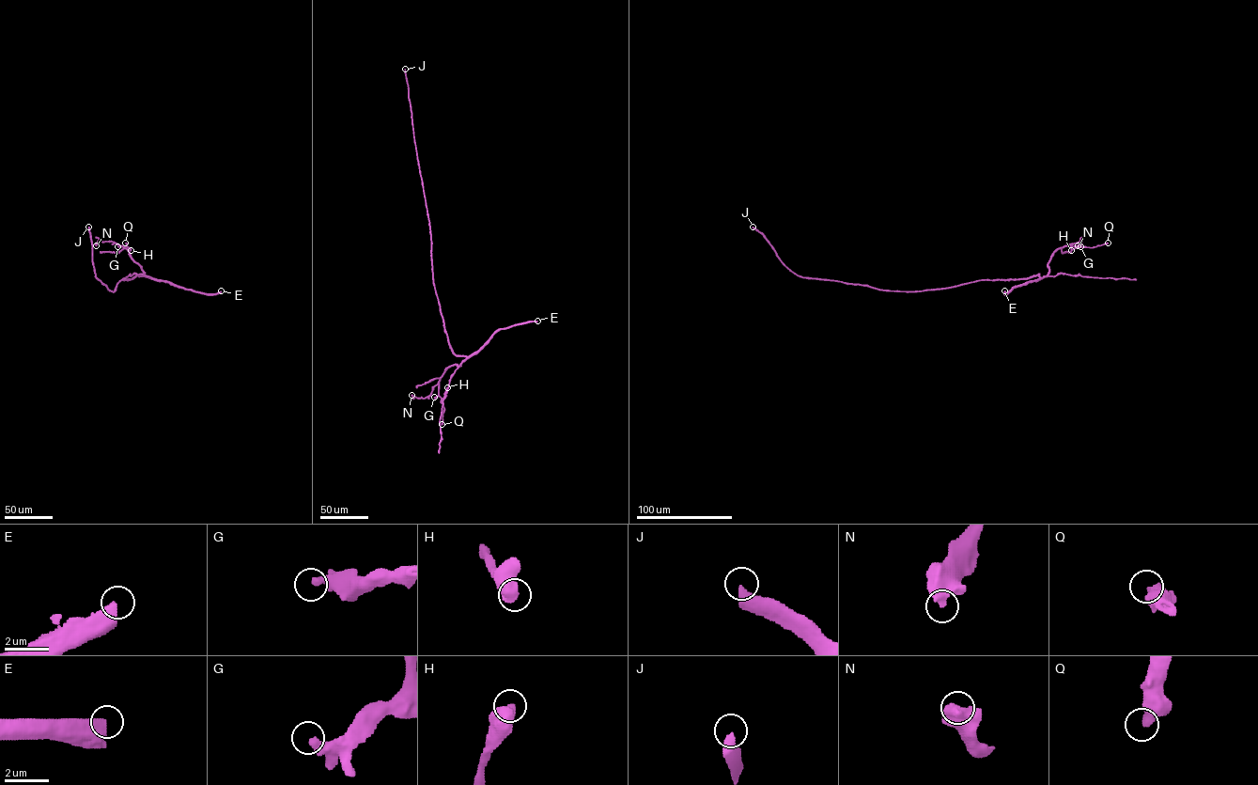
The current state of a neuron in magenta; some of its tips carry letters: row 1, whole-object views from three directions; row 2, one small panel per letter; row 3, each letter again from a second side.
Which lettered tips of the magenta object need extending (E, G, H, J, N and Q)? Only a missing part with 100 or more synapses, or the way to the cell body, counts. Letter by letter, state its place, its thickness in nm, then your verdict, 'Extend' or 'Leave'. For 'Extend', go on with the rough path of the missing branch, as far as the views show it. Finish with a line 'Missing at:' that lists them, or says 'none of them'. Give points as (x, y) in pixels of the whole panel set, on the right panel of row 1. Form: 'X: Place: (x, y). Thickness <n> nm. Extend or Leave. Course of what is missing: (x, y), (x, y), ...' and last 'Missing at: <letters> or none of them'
E: Place: (1004, 290). Thickness 550 nm. Leave
G: Place: (1080, 246). Thickness 380 nm. Leave
H: Place: (1071, 250). Thickness 650 nm. Leave
J: Place: (753, 227). Thickness 400 nm. Extend. Course of what is missing: (753, 227), (731, 211), (709, 203), (677, 175), (663, 156), (662, 149), (659, 152), (650, 149)
N: Place: (1078, 245). Thickness 550 nm. Leave
Q: Place: (1108, 243). Thickness 480 nm. Leave
Missing at: J

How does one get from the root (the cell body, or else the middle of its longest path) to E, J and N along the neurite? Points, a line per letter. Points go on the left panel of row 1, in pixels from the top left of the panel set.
E: (171, 283), (202, 293), (221, 290)
J: (171, 283), (139, 274), (132, 279), (121, 280), (115, 290), (110, 290), (96, 277), (88, 227)
N: (171, 283), (147, 277), (123, 246), (100, 240), (96, 245)

